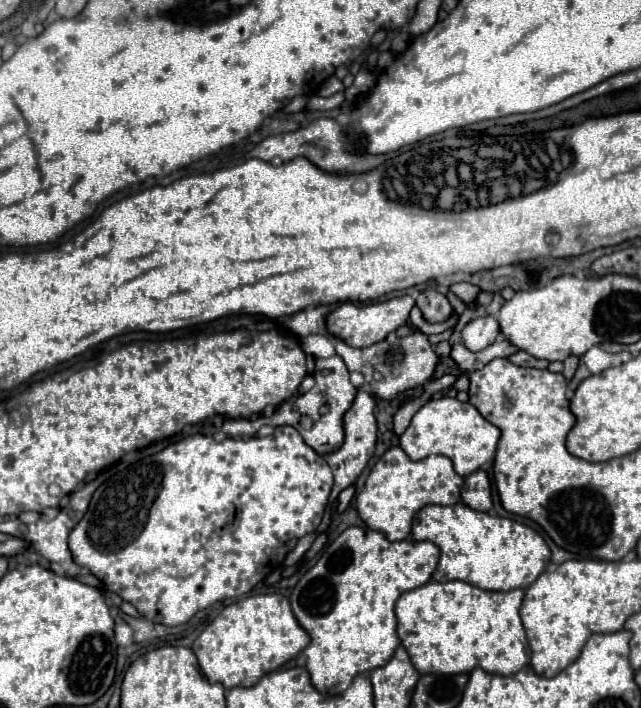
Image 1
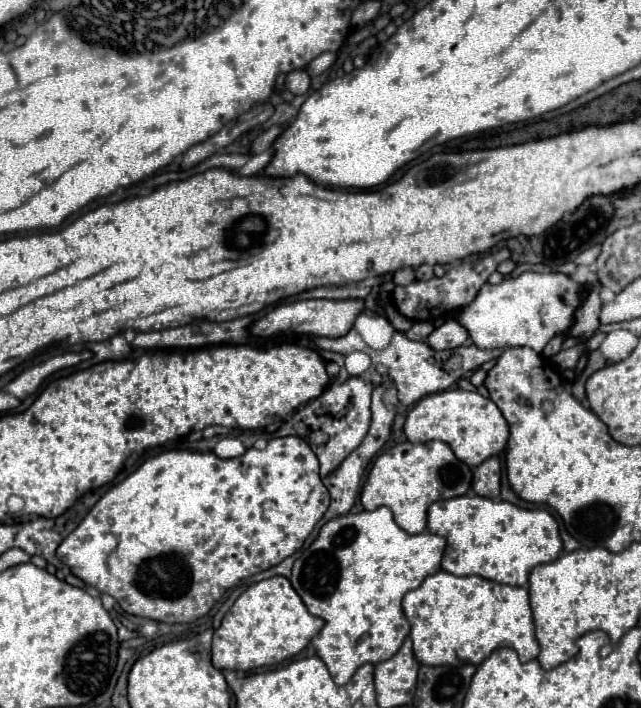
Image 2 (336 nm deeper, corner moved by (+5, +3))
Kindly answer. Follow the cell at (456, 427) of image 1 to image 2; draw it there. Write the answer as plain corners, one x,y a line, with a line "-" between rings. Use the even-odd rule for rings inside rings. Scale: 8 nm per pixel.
449,389
423,397
405,421
405,435
411,443
427,443
433,439
445,441
457,459
469,467
481,465
485,459
501,453
509,439
509,425
499,407
477,391

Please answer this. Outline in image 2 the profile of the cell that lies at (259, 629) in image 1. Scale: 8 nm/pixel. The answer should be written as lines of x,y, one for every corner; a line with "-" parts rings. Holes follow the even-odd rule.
275,575
249,585
231,605
221,627
213,635
213,665
217,669
233,671
251,671
257,667
277,665
303,651
323,625
325,621
321,617
315,617
307,611
289,579

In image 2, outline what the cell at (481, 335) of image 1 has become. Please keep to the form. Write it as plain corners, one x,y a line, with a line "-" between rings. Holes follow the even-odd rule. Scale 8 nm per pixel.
449,319
445,321
441,327
437,327
427,339
425,343
435,349
435,351
443,351
443,349
455,349
461,347
467,341
467,329
463,325
459,325
457,321

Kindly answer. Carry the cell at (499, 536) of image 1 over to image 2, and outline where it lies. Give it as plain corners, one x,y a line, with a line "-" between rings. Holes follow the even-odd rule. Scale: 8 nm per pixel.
461,495
435,501
427,527
447,539
441,567
453,575
479,575
505,585
527,585
535,565
555,561
563,549
557,519
545,509
523,509
507,501

